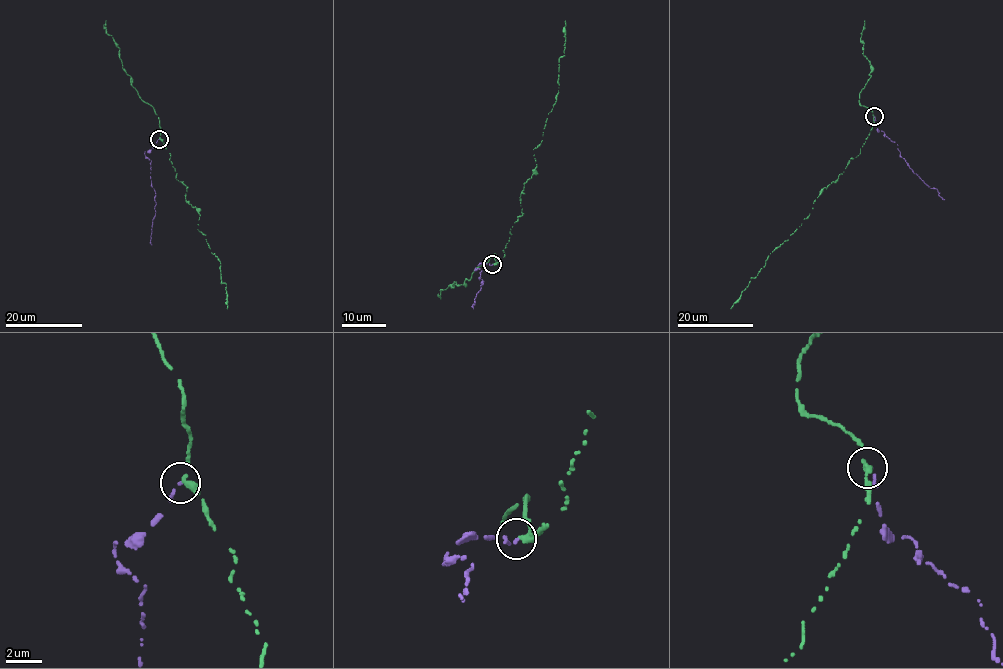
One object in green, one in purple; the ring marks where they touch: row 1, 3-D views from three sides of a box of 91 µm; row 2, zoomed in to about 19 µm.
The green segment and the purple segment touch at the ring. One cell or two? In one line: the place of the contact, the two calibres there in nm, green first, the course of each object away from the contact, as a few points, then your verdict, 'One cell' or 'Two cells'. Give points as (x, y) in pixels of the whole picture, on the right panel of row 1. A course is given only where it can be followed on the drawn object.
Place: (874, 116). Thickness 280 nm (green) against 130 nm. Course of green: (873, 116), (872, 128), (859, 154), (849, 160), (837, 181), (821, 190), (810, 214), (767, 257), (731, 308). Course of purple: (874, 116), (877, 129), (897, 144), (900, 156), (913, 172), (945, 199). Two cells

